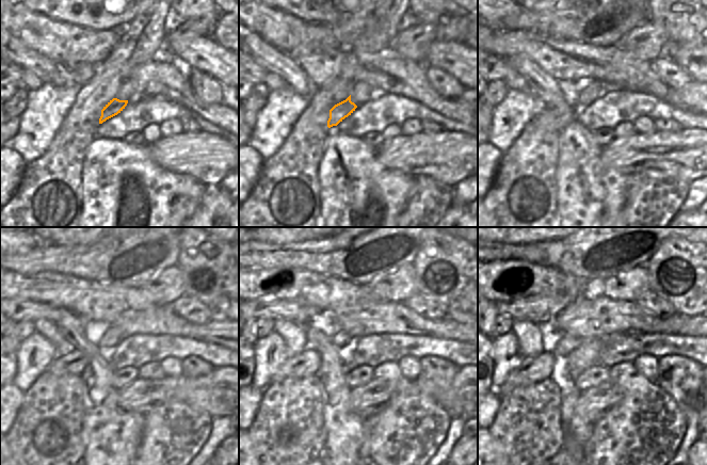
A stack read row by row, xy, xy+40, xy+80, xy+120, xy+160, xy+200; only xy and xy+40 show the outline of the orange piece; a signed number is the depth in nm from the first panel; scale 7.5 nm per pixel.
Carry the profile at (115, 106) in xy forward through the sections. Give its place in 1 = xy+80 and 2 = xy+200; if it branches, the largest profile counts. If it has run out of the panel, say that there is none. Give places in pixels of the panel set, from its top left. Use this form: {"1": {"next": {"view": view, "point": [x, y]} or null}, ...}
{"1": {"next": {"view": "xy+80", "point": [559, 116]}}, "2": {"next": {"view": "xy+200", "point": [533, 369]}}}

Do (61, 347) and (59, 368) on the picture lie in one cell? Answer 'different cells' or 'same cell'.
different cells

